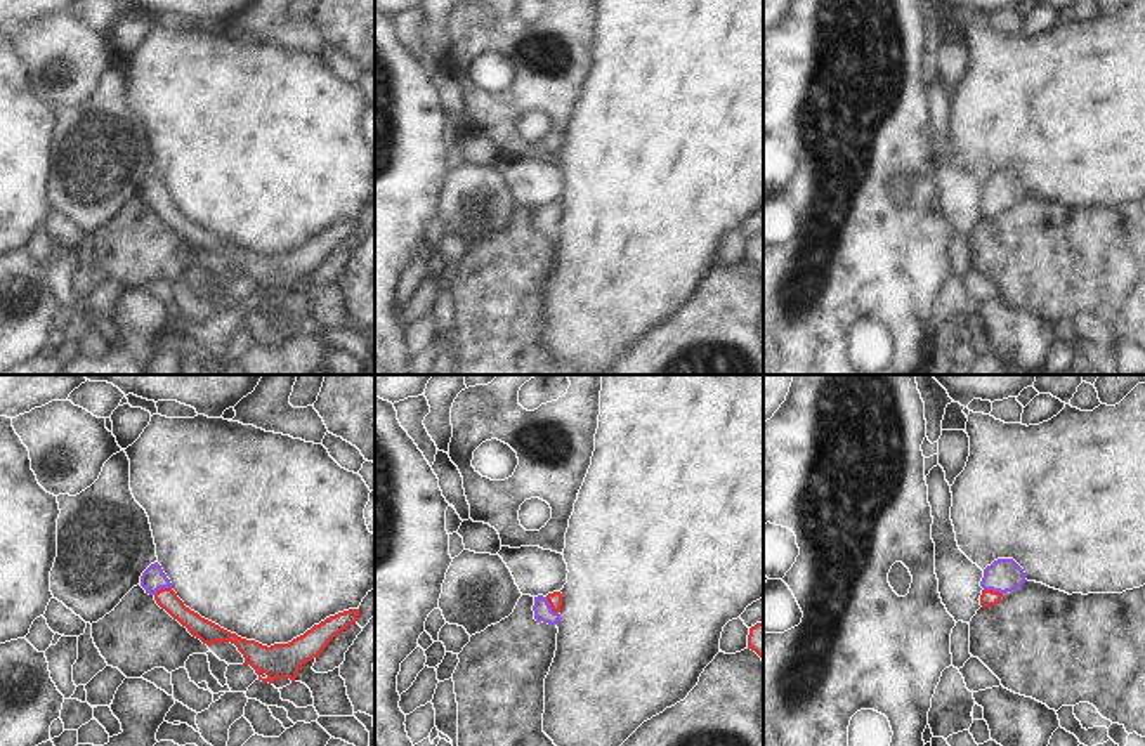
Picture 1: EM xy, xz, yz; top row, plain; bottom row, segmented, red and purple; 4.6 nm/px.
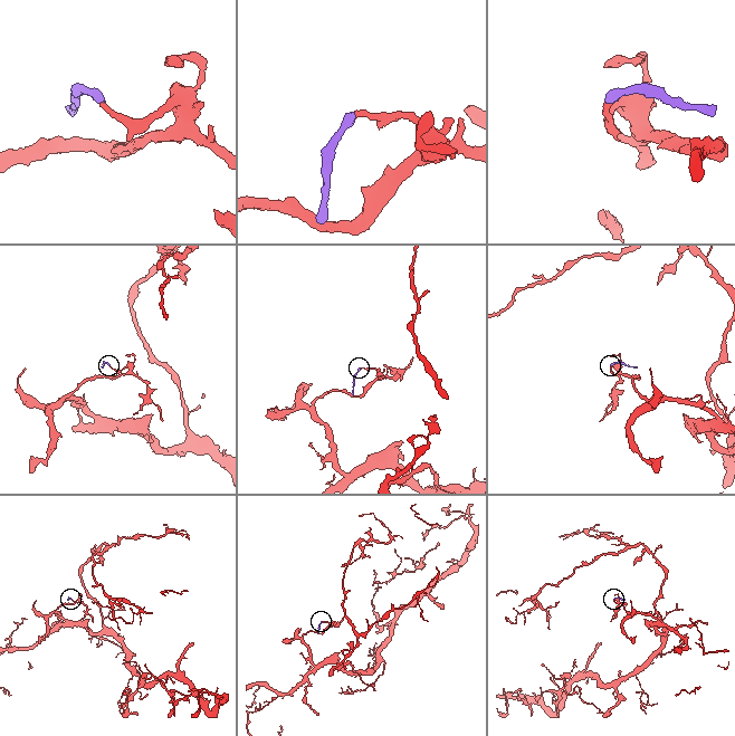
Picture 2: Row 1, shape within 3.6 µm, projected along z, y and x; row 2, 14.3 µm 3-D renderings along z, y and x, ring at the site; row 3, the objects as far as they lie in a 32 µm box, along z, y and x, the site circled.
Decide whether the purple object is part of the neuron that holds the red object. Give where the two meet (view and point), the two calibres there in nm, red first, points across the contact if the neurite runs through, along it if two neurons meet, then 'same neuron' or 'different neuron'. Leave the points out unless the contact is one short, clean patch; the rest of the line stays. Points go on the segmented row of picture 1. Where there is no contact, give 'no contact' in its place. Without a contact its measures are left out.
xz (550, 606) | 70/80 nm | across xz (554, 599), (550, 606), (542, 609) | same neuron

